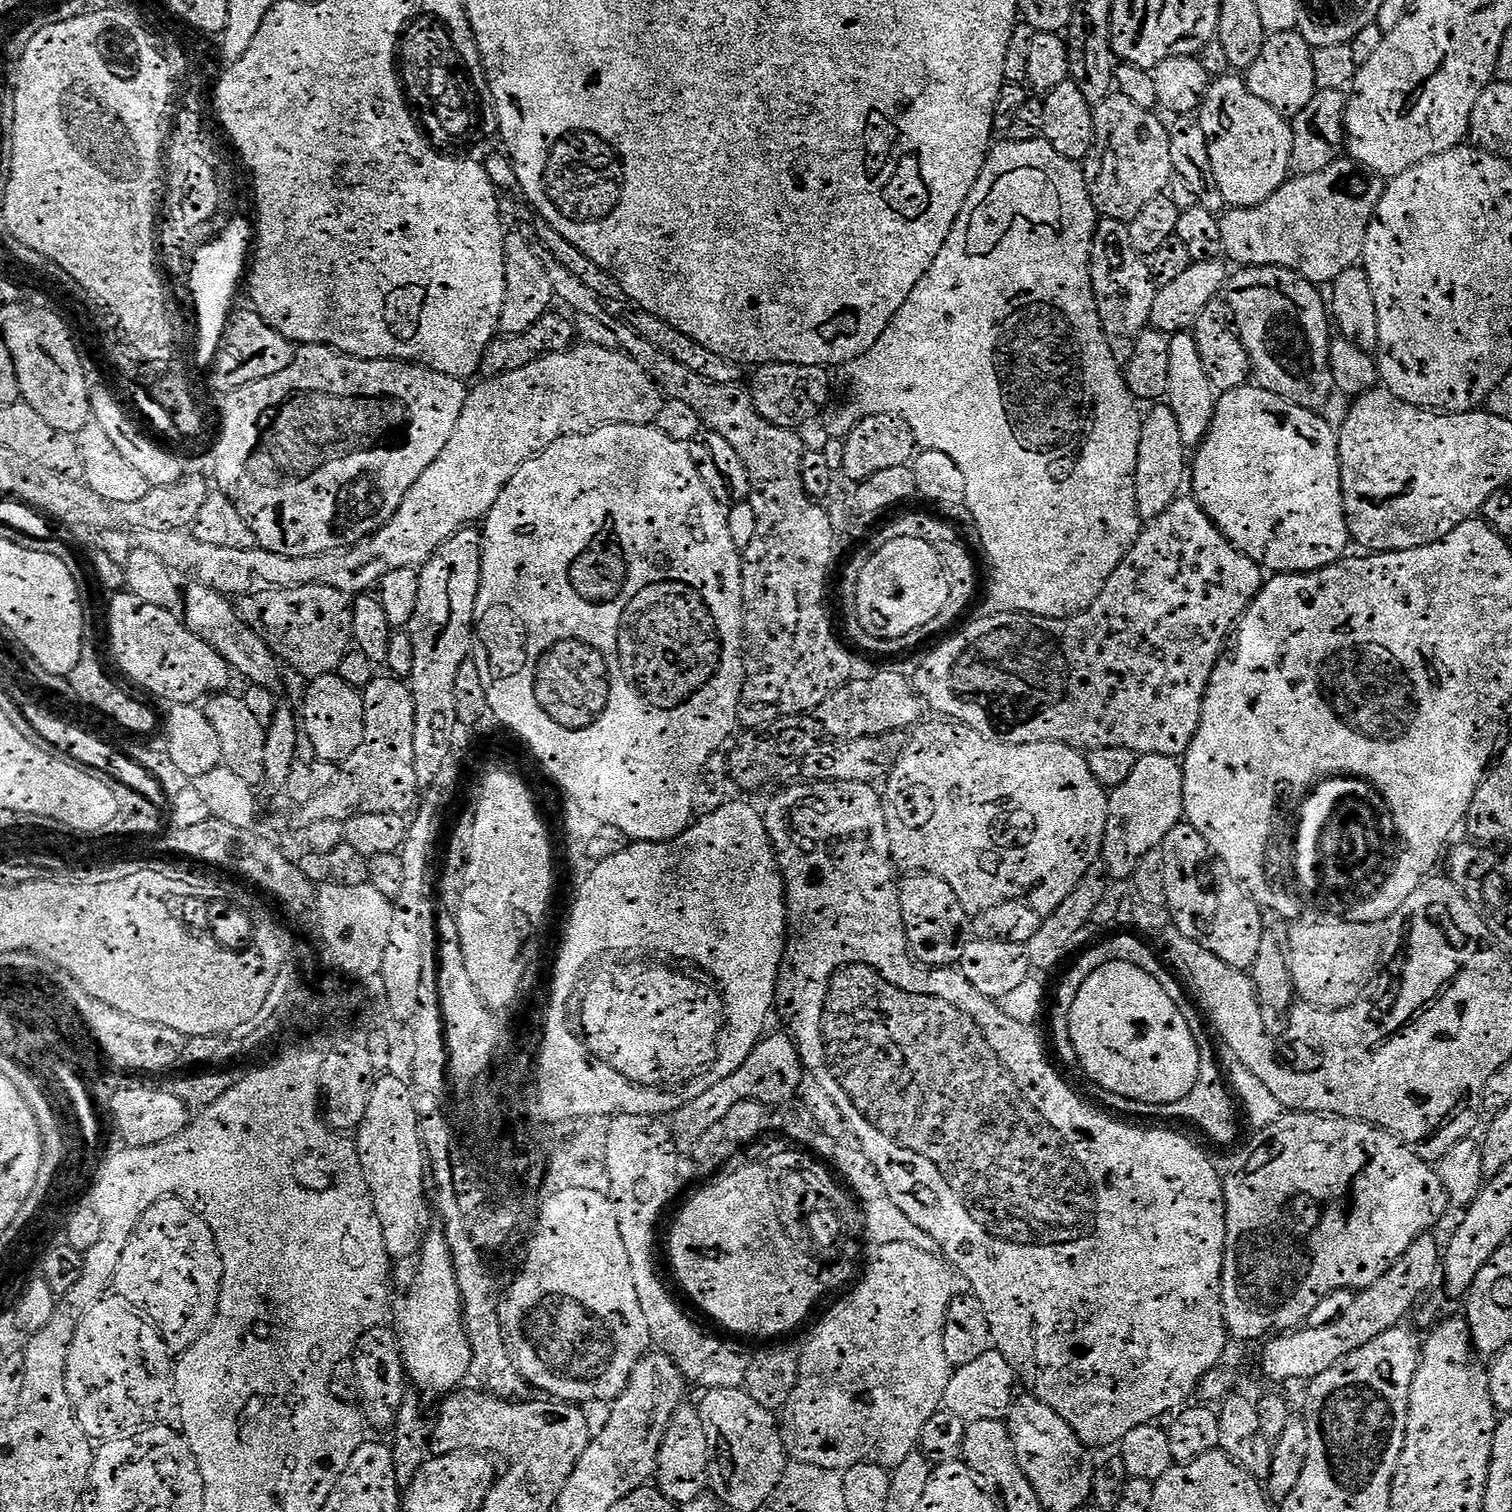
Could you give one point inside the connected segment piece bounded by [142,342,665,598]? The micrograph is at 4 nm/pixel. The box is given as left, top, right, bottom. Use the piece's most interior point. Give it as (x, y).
(510, 418)

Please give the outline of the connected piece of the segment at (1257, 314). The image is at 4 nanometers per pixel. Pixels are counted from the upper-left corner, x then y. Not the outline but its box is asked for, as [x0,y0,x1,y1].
[1226,266,1334,410]

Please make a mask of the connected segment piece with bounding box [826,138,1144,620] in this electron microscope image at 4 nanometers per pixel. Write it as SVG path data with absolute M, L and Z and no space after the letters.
M1043 138L1031 140L1030 142L1005 139L1003 143L993 143L992 150L988 153L986 162L980 171L978 182L974 182L974 190L970 190L970 198L966 198L966 202L950 230L950 238L946 238L946 246L942 246L942 250L938 250L938 258L934 258L930 270L926 270L922 282L918 282L918 286L914 286L914 290L910 290L910 298L906 298L902 310L898 310L898 314L894 314L890 326L886 326L886 330L882 330L882 338L878 338L878 342L874 342L874 346L870 346L870 350L866 354L854 358L849 364L843 365L839 369L838 391L835 393L834 403L827 409L826 417L828 416L829 434L844 438L851 432L855 424L862 422L867 416L877 416L878 414L900 416L903 420L910 422L910 426L916 435L917 445L921 449L933 448L942 454L950 454L950 458L954 458L954 462L958 462L958 468L962 470L962 474L966 474L966 508L972 511L972 516L976 519L976 528L980 531L980 540L984 543L984 552L988 555L989 562L992 563L992 585L988 588L987 611L992 614L998 612L1028 612L1032 616L1045 616L1055 620L1064 620L1067 616L1077 616L1079 612L1086 611L1095 602L1100 591L1106 586L1110 574L1114 574L1114 570L1120 565L1122 558L1128 553L1129 548L1131 548L1134 541L1136 541L1136 537L1142 531L1142 521L1138 510L1138 502L1136 501L1136 467L1138 466L1138 448L1142 438L1144 422L1142 412L1136 409L1138 401L1132 395L1131 390L1128 389L1121 361L1116 359L1116 355L1113 354L1108 345L1108 335L1104 332L1100 315L1096 309L1096 299L1094 298L1088 263L1092 257L1092 239L1096 233L1098 213L1096 207L1092 204L1090 180L1086 175L1085 169L1075 160L1062 158L1062 154L1058 154L1058 150L1054 150L1054 146L1050 146L1048 141Z

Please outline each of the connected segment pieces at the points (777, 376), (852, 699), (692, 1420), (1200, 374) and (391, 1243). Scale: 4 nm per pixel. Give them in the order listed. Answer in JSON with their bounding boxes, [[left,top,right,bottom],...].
[[750,364,834,429],[812,672,922,743],[655,1406,709,1506],[1166,330,1218,450],[354,1075,429,1262]]

